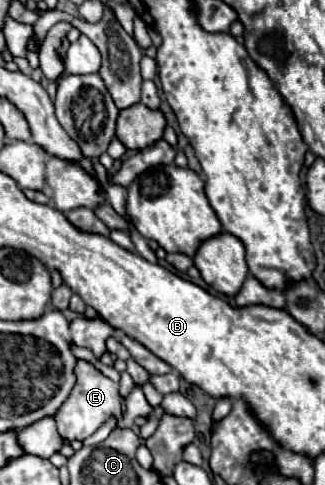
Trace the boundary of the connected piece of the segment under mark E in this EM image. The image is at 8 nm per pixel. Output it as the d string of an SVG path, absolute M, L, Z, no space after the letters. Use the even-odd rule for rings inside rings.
M78 359L76 367L74 367L74 375L76 375L76 385L70 393L70 397L62 403L62 407L58 409L58 413L54 415L56 419L56 427L58 433L70 441L80 439L84 441L86 437L90 437L110 415L120 417L122 411L122 401L118 395L118 383L110 381L108 377L102 375L102 371L98 371L90 361Z

